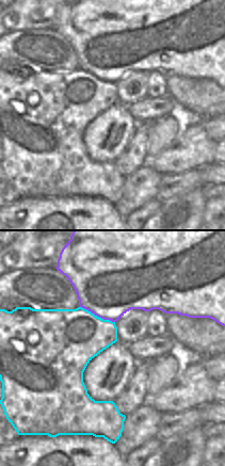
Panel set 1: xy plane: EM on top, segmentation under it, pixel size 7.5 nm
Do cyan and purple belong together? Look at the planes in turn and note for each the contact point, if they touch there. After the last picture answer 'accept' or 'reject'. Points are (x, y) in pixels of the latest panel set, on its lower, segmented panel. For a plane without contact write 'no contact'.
contact (96, 316)

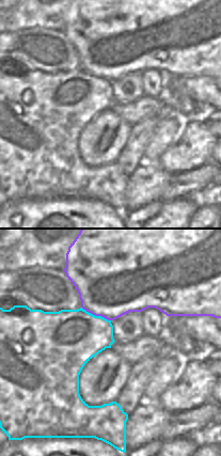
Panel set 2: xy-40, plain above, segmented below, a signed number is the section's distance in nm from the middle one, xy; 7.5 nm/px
contact (96, 316)

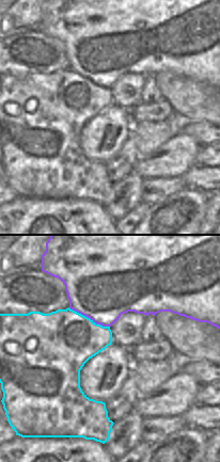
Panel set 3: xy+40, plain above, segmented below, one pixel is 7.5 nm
contact (89, 318)

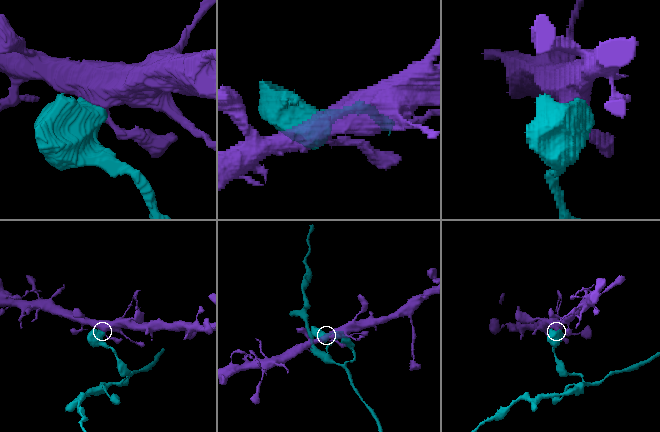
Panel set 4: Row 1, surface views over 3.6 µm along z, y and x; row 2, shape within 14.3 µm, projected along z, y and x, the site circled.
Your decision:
reject

